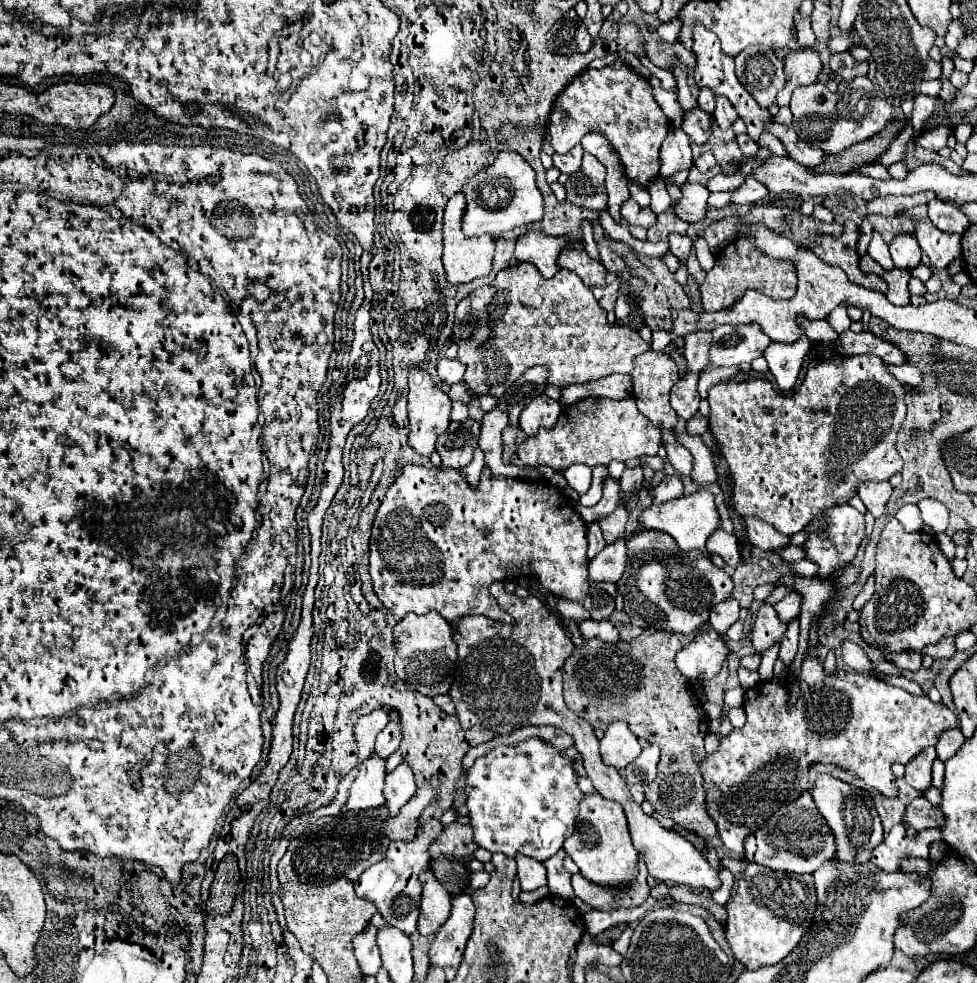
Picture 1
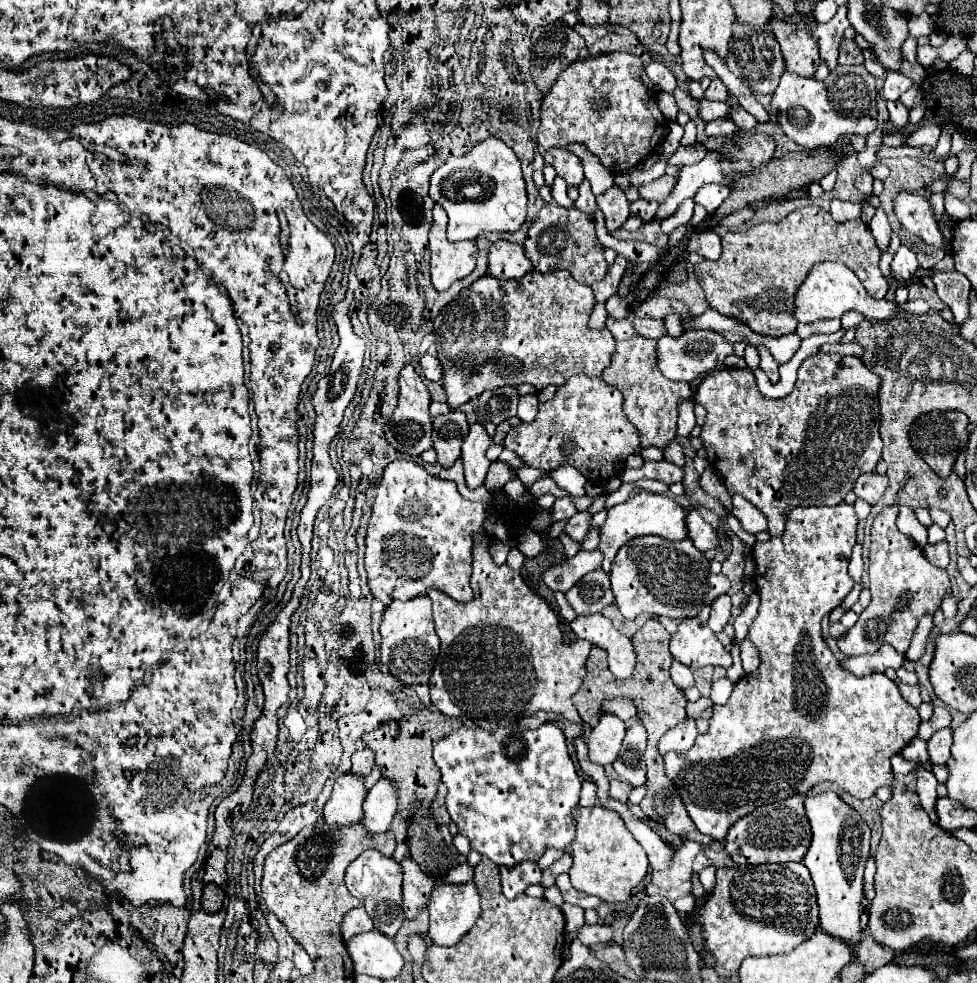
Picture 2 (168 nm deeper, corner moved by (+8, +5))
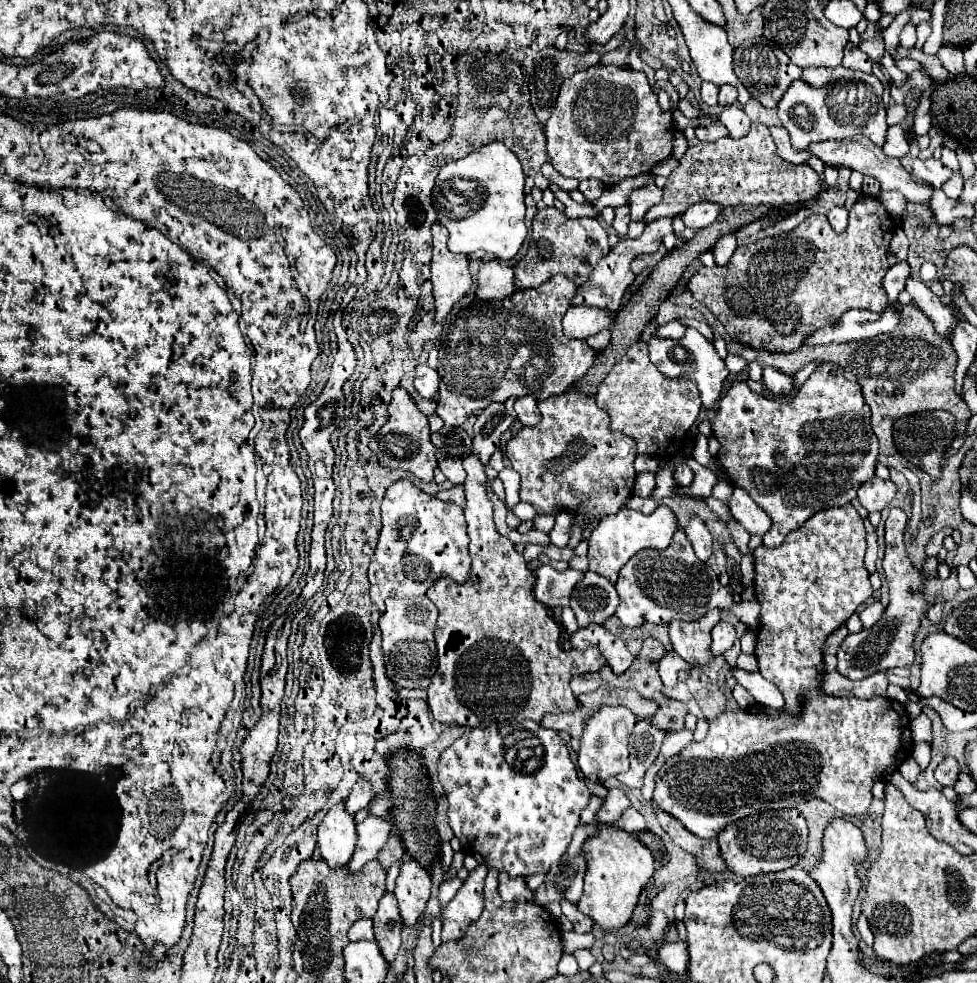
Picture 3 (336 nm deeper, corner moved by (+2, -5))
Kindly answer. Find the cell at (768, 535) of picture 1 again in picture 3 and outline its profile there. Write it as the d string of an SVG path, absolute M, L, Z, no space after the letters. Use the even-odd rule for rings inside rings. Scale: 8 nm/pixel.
M742 488L734 490L734 496L730 500L730 510L732 510L734 518L750 534L764 536L770 530L770 518L766 516L766 512L760 506L756 506L756 502Z

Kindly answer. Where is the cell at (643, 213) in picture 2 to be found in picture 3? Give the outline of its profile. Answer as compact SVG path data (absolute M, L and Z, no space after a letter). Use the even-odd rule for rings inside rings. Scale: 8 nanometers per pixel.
M752 124L750 134L744 138L720 138L718 142L706 144L696 142L690 144L686 154L680 158L680 166L672 170L664 186L662 202L652 206L644 222L652 222L664 216L682 214L688 206L698 202L718 202L722 206L736 206L736 204L796 204L808 198L818 196L820 192L820 176L808 164L792 164L778 156L776 144L770 136L768 126Z

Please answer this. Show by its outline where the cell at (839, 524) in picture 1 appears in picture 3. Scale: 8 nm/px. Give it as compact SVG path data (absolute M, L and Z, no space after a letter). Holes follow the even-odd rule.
M846 504L842 508L828 508L822 510L818 514L814 514L812 518L808 518L798 530L794 530L792 534L786 536L786 540L782 542L782 546L778 548L766 548L766 546L758 546L754 550L754 568L756 568L756 576L754 576L754 596L762 606L760 612L760 628L758 628L758 644L756 644L756 658L760 664L760 674L774 682L776 688L782 690L784 696L784 706L780 710L770 710L768 706L760 706L758 704L758 712L752 710L744 710L744 708L732 708L732 710L724 710L718 718L710 720L710 730L708 736L702 742L692 742L688 744L680 754L676 754L674 758L670 758L656 776L656 790L654 790L654 804L666 812L670 812L674 818L678 818L680 822L684 822L684 826L696 834L698 838L704 840L716 840L716 834L720 834L720 830L724 830L724 826L738 822L740 818L746 818L748 814L758 814L764 810L776 810L776 808L796 808L802 802L808 802L812 798L820 798L828 804L832 804L836 810L840 810L842 814L848 816L862 816L868 812L868 806L872 802L872 786L876 780L888 780L892 776L894 770L898 770L898 766L910 756L912 752L912 730L910 730L910 718L906 708L892 700L892 698L884 698L884 696L874 696L870 700L866 698L838 698L838 696L830 696L822 690L822 682L824 682L824 656L822 656L822 646L826 642L826 638L840 628L854 612L856 608L868 600L872 596L872 586L868 582L868 572L864 568L864 552L866 552L866 530L864 530L864 522L860 518L860 514L854 510L852 504Z

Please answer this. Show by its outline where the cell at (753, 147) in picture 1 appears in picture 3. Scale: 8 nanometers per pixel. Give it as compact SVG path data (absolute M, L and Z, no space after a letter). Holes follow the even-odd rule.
M718 120L718 122L710 124L710 126L696 128L696 136L698 136L702 142L716 142L718 138L728 136L728 130L726 130L726 126L724 126L724 124Z

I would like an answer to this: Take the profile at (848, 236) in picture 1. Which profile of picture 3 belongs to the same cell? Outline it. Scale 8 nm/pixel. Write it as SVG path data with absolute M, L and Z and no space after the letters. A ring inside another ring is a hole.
M862 196L850 210L850 224L846 232L836 234L824 214L812 214L788 234L764 238L746 248L736 248L734 256L726 264L728 268L702 266L688 282L688 290L698 302L708 306L726 326L726 332L744 346L794 352L806 336L836 322L850 308L882 312L888 306L882 278L888 270L886 252L894 236L894 228L894 220L886 208L874 196Z

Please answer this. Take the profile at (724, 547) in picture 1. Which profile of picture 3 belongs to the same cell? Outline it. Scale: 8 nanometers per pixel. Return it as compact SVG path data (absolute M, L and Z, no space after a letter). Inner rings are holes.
M692 516L690 522L688 522L688 526L684 528L684 532L686 532L688 540L690 540L692 546L694 546L696 556L698 556L702 562L706 562L706 560L712 556L712 534L710 534L710 530L706 528L706 524L702 522L702 518Z

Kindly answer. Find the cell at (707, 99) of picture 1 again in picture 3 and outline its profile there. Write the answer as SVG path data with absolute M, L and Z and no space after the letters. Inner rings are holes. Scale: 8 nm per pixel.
M702 82L700 98L702 98L702 102L706 102L708 106L716 106L716 104L718 104L718 86L712 84L712 82Z

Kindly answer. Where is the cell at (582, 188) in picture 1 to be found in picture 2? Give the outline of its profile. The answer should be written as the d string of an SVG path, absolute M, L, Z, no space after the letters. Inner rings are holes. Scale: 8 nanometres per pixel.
M566 148L546 150L544 152L544 162L548 166L554 166L556 174L562 176L566 180L566 184L570 184L570 186L578 186L582 182L582 178L584 178L580 158L570 154Z

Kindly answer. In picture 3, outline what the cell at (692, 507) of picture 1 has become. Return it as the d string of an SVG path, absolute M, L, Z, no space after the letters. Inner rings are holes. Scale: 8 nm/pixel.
M660 504L650 516L644 516L640 512L632 510L620 510L618 514L612 514L608 518L600 520L600 526L592 532L590 536L590 550L588 550L588 560L590 572L596 572L610 582L616 582L620 568L640 550L644 548L668 548L672 544L672 538L678 530L678 520L676 514L666 506Z

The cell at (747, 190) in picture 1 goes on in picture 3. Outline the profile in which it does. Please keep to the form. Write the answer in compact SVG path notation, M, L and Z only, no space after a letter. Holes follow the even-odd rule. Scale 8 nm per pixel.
M698 202L696 206L688 208L682 216L682 222L688 226L688 228L696 228L696 230L702 230L706 226L710 226L714 220L716 220L716 214L720 214L722 206L716 206L716 202Z

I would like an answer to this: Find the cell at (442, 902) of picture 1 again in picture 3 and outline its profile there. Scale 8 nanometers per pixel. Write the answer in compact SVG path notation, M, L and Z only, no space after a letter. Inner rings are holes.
M406 858L400 868L400 876L396 880L396 890L394 890L402 922L406 926L414 926L418 922L420 914L426 908L430 892L432 884L428 872L416 860Z

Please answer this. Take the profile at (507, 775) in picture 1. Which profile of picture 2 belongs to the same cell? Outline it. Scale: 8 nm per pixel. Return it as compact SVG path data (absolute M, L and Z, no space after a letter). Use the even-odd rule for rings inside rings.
M546 722L536 730L510 726L508 730L496 728L494 732L458 728L434 744L432 758L448 788L446 810L452 822L470 840L472 850L490 858L494 864L512 868L524 860L538 860L548 846L566 850L574 840L576 826L572 810L578 806L582 780L568 754L566 738L556 724Z

